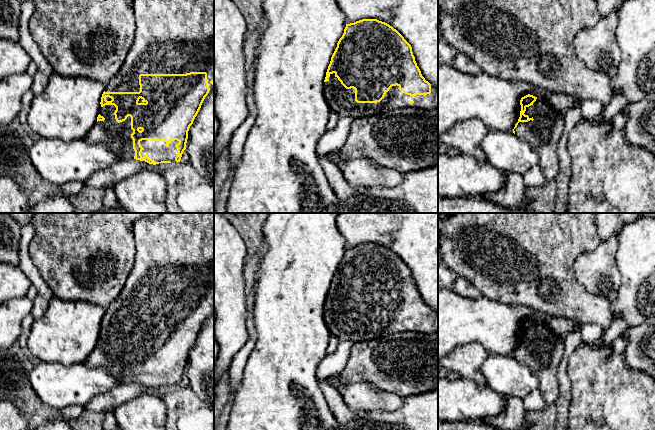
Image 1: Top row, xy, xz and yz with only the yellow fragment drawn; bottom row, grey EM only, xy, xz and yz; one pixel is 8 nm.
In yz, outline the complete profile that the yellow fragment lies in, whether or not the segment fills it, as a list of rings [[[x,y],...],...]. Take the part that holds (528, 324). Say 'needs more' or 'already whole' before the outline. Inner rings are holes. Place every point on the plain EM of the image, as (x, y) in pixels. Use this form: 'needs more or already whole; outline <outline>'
needs more; outline [[[526,319],[520,324],[521,335],[513,357],[527,365],[538,378],[543,400],[555,404],[559,395],[558,371],[564,354],[564,340],[542,322]]]

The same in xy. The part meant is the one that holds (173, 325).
needs more; outline [[[161,213],[156,218],[141,218],[133,224],[136,258],[126,284],[120,295],[106,308],[101,321],[101,332],[97,346],[85,364],[90,367],[104,367],[121,380],[121,384],[136,383],[149,388],[180,386],[186,373],[188,355],[197,340],[201,329],[210,315],[214,313],[214,213]]]

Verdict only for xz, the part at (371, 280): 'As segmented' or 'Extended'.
Extended

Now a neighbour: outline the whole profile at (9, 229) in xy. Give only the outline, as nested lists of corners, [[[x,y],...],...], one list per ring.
[[[0,213],[0,262],[18,266],[20,225],[9,213]]]

